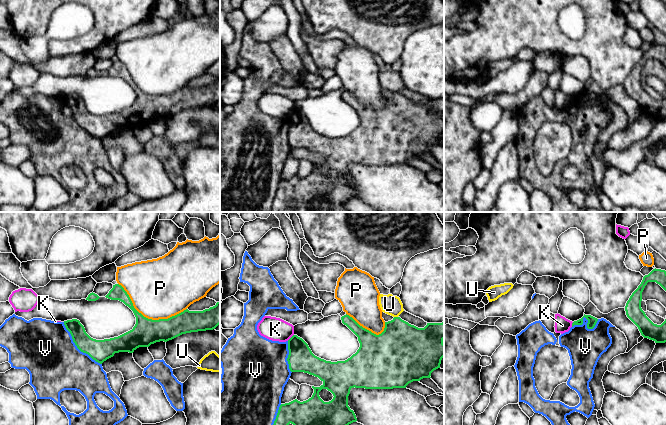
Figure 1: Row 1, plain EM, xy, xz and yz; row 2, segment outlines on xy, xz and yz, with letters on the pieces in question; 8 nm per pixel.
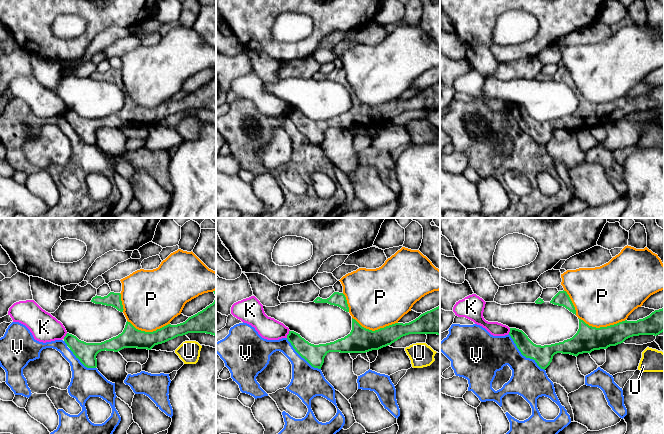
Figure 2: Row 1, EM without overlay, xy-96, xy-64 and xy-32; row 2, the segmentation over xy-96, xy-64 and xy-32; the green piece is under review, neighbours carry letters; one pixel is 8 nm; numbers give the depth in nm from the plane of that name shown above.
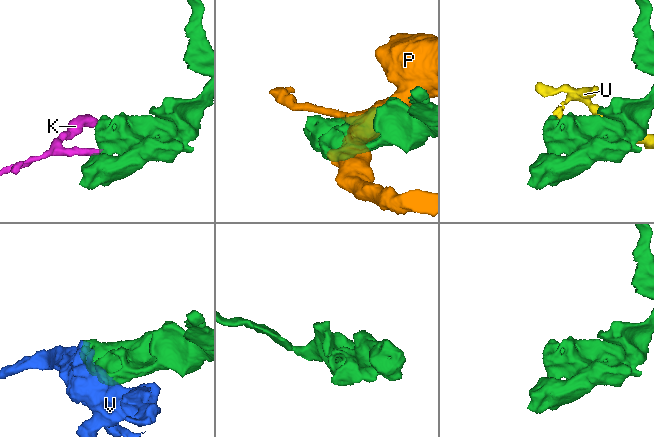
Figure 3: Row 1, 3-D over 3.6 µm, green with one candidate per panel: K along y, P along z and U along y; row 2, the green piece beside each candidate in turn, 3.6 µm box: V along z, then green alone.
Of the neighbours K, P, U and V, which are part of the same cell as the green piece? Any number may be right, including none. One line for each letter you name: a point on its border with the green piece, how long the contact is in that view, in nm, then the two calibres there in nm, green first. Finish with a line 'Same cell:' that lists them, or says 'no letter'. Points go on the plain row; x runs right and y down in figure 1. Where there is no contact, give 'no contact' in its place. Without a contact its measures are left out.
Same cell: no letter

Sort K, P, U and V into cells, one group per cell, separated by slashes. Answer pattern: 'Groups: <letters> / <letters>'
Groups: K / P / U / V

